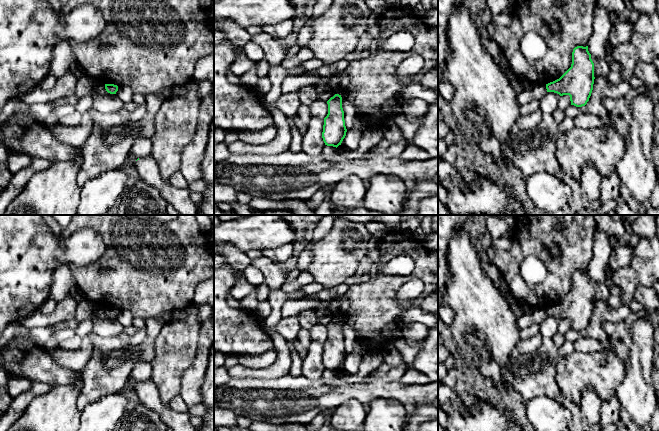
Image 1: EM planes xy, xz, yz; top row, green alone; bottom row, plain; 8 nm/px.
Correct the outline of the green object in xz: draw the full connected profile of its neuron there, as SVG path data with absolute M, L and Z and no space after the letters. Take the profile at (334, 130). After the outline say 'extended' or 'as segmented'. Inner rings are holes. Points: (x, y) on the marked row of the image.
M335 94L328 101L328 114L324 118L322 138L327 146L338 147L346 136L342 97Z; as segmented

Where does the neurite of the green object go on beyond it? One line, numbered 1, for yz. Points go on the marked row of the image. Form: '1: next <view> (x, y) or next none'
1: next none

